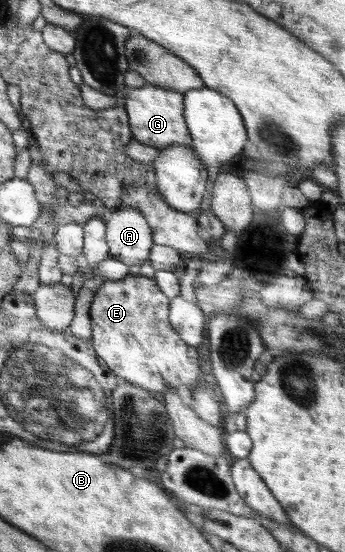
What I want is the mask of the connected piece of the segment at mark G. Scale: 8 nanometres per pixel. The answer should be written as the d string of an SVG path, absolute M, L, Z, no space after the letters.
M145 84L141 88L129 89L123 107L127 111L134 140L159 150L169 145L185 145L193 148L193 139L183 116L184 94L182 92Z

